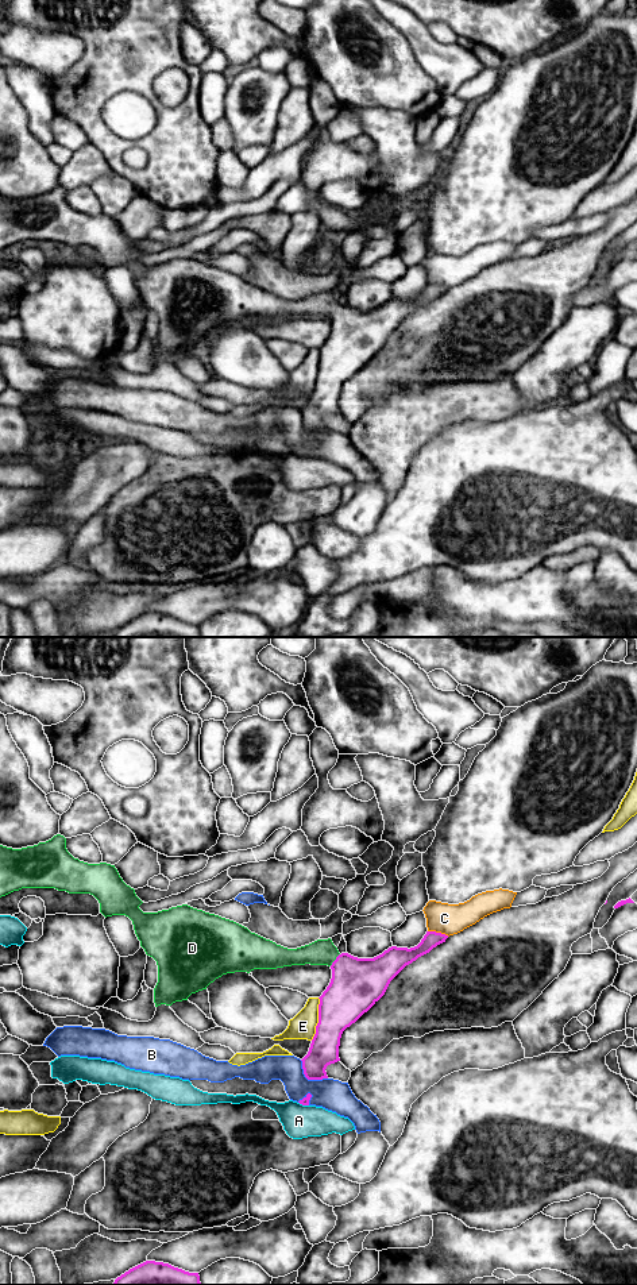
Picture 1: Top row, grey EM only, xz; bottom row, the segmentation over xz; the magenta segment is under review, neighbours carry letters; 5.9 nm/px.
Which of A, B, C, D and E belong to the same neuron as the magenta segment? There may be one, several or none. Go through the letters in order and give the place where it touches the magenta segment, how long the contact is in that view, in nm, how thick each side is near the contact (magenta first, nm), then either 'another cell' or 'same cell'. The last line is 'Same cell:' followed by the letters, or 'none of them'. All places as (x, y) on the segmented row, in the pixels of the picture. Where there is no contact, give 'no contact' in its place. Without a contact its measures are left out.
A: xz (304, 1104) | 70 nm | 50/200 nm | another cell
B: xz (308, 1079) | 200 nm | 180/190 nm | another cell
C: xz (439, 933) | 130 nm | 110/180 nm | another cell
D: xz (335, 960) | 100 nm | 300/160 nm | same cell
E: xz (319, 1019) | 260 nm | 280/160 nm | another cell
Same cell: D

